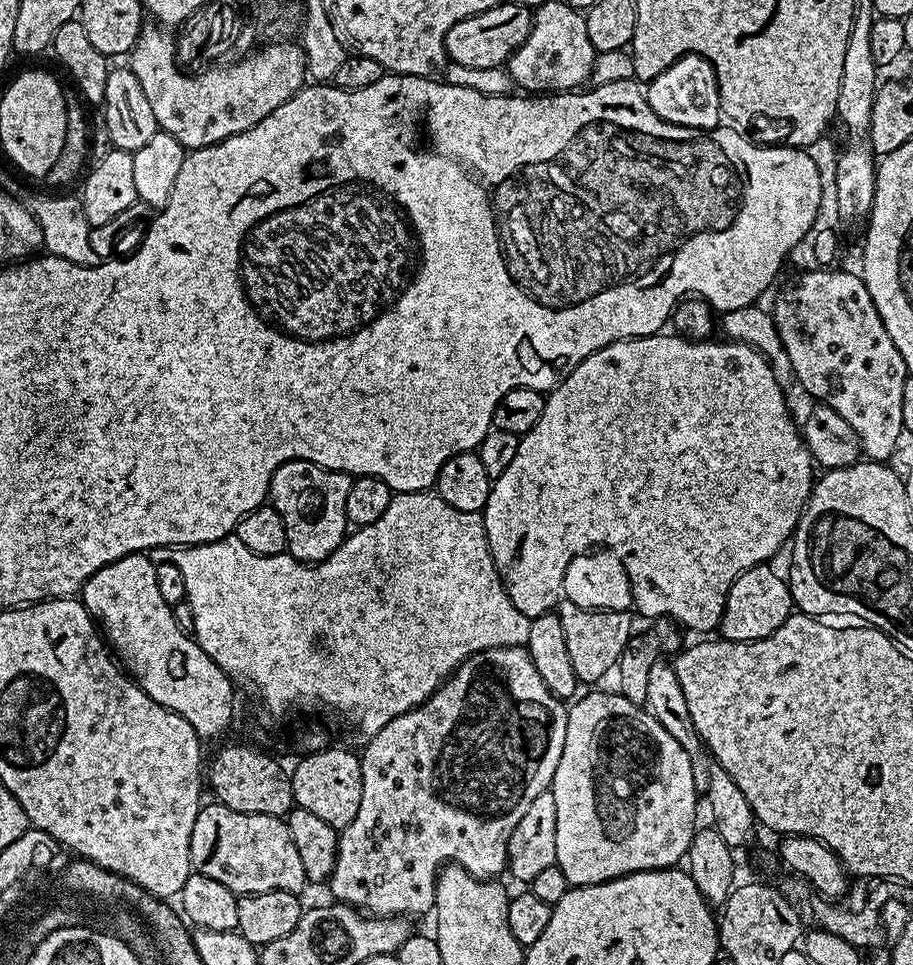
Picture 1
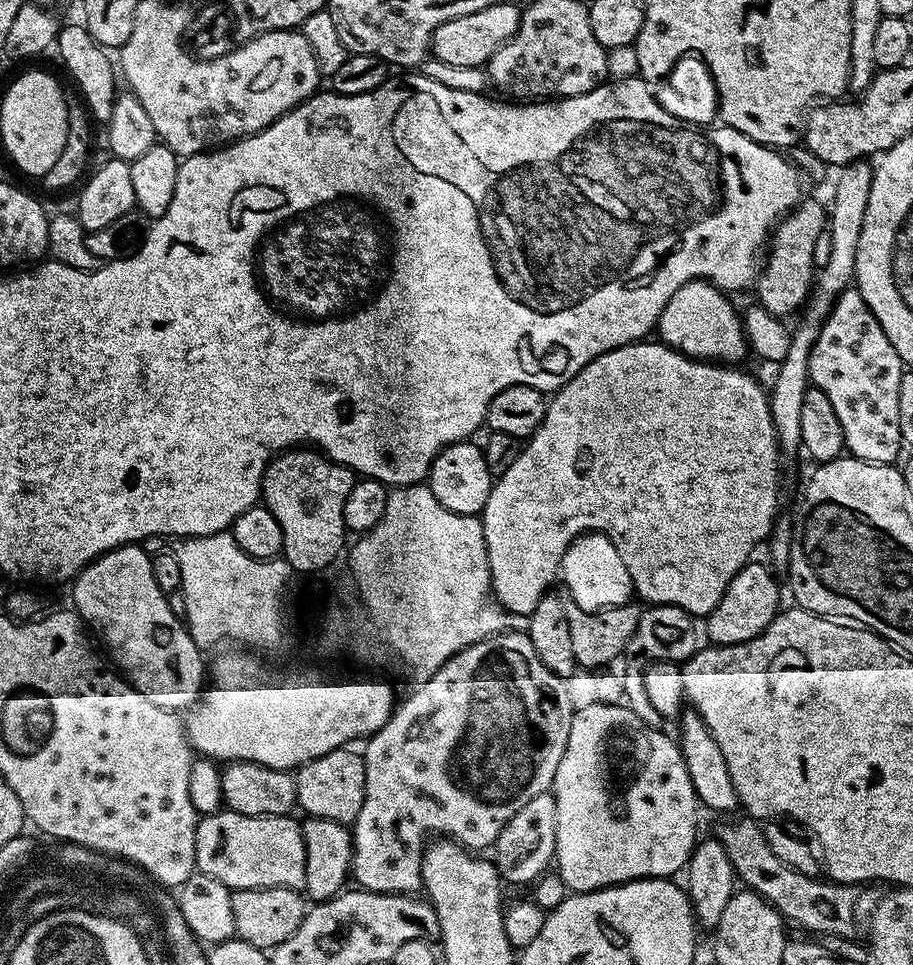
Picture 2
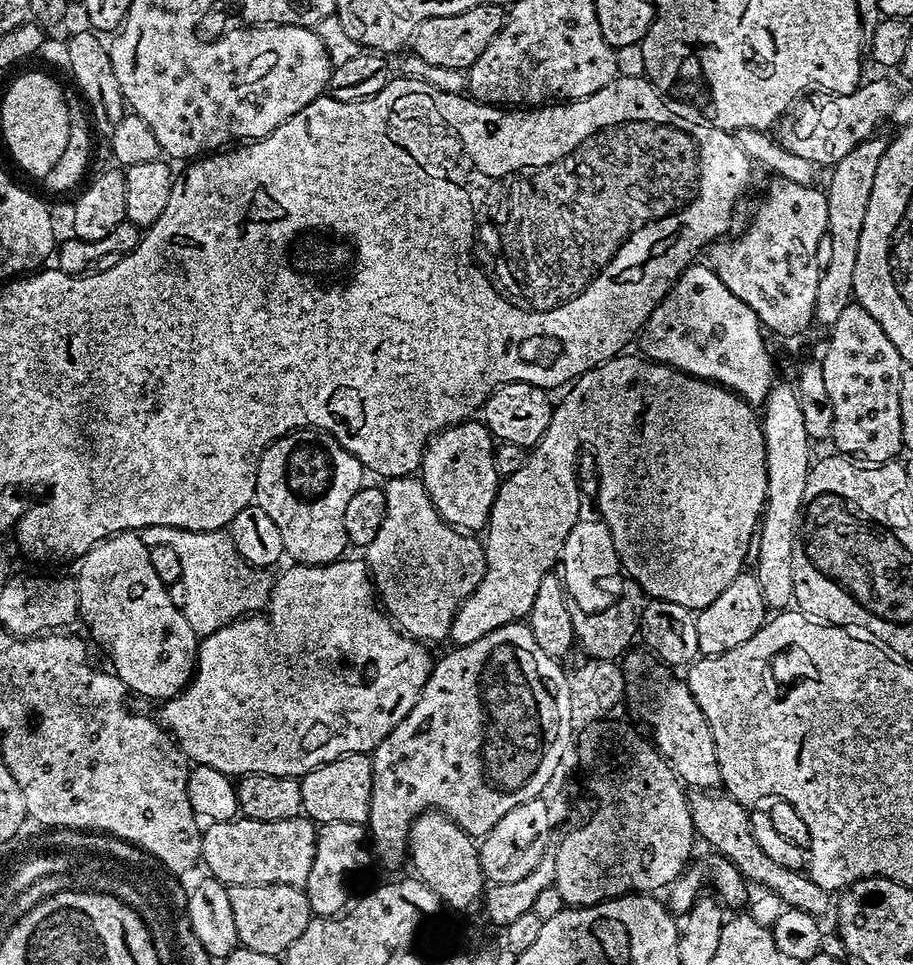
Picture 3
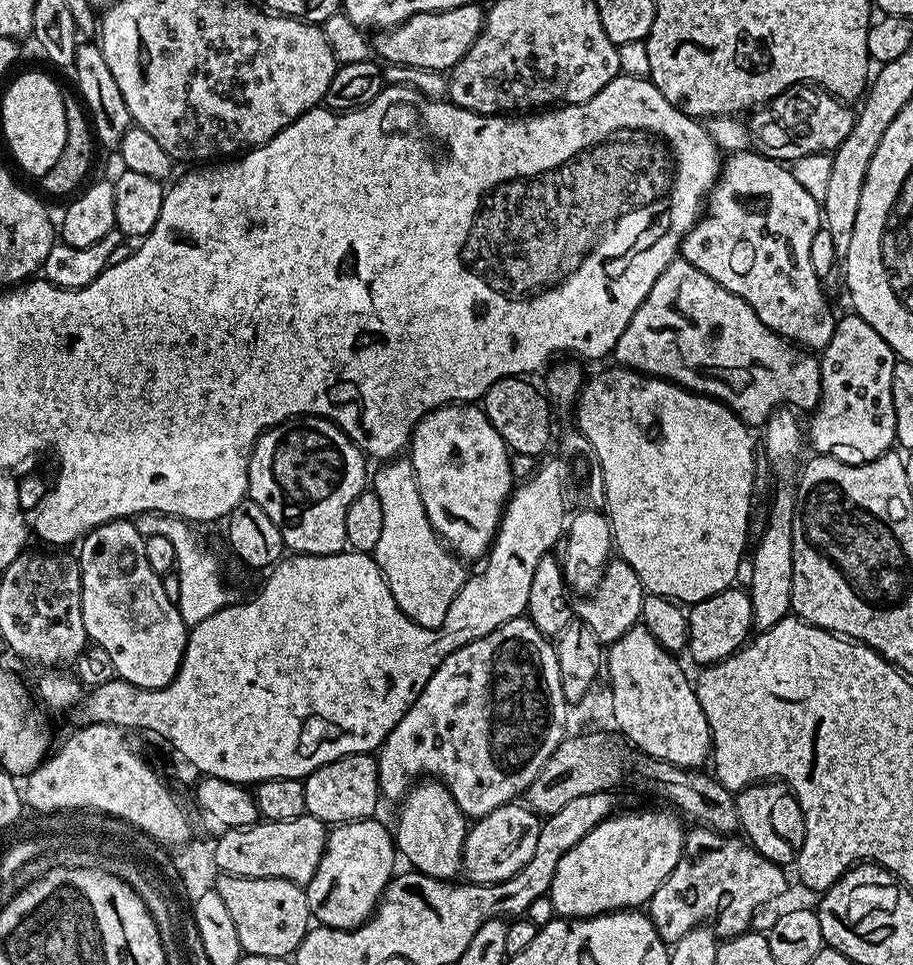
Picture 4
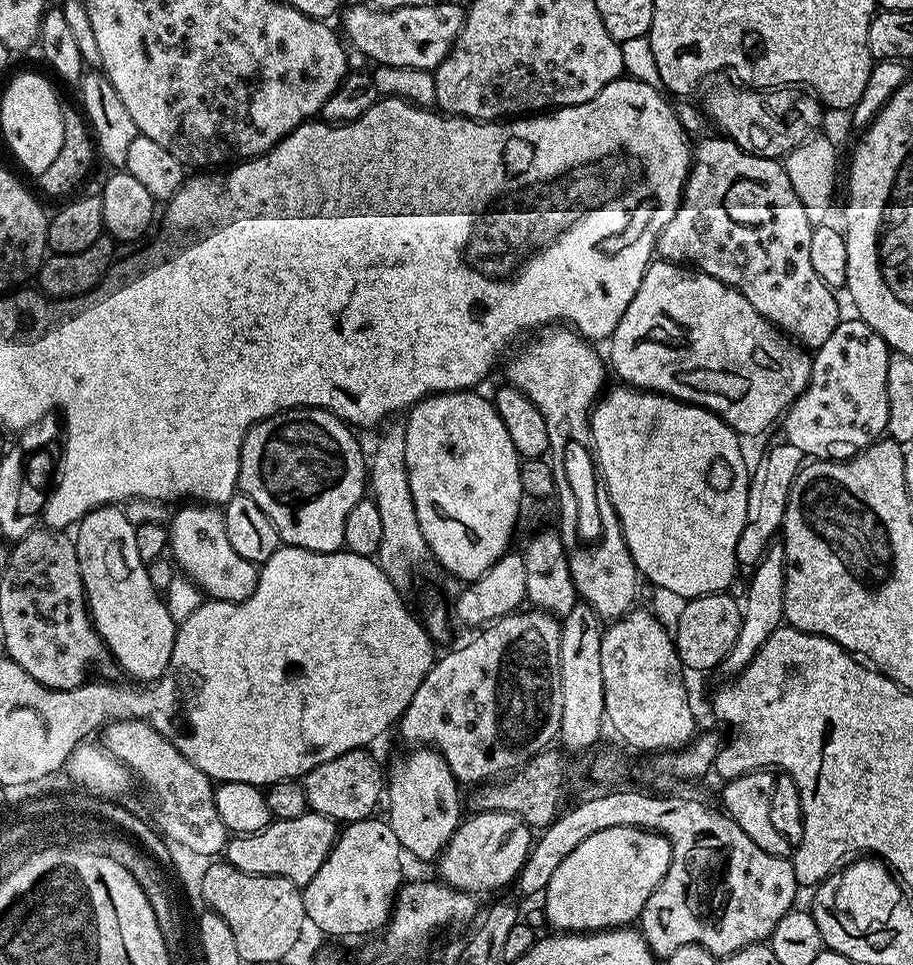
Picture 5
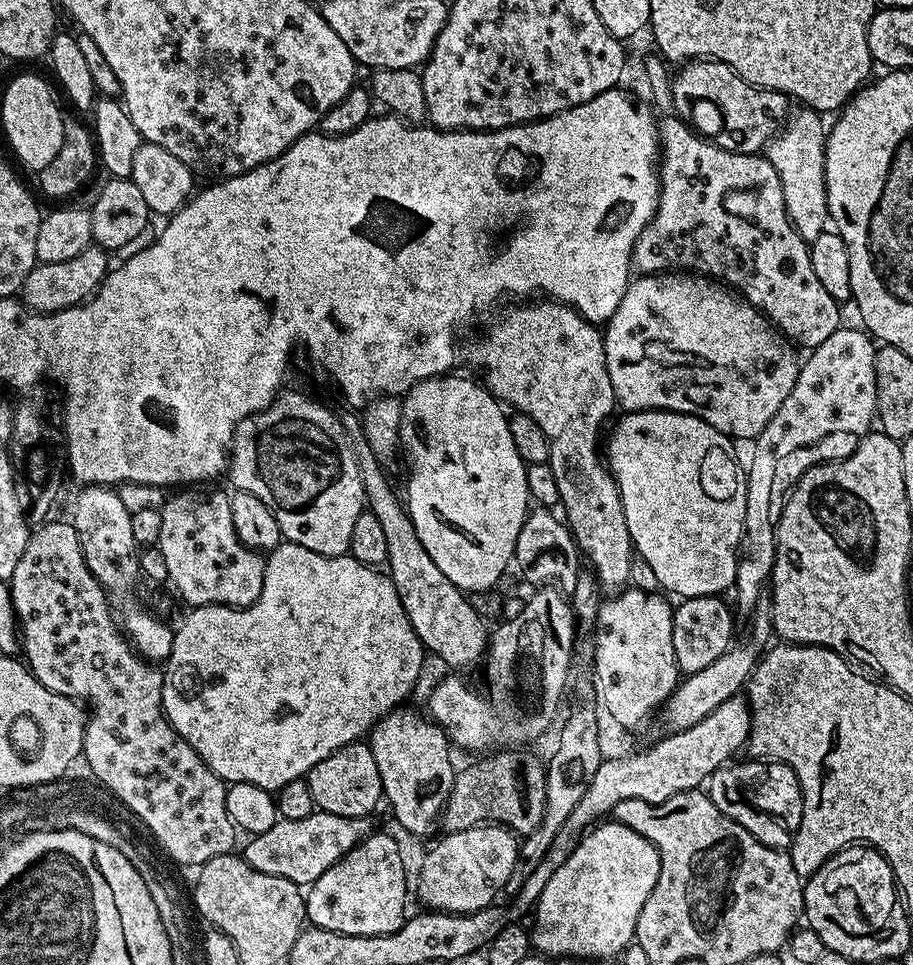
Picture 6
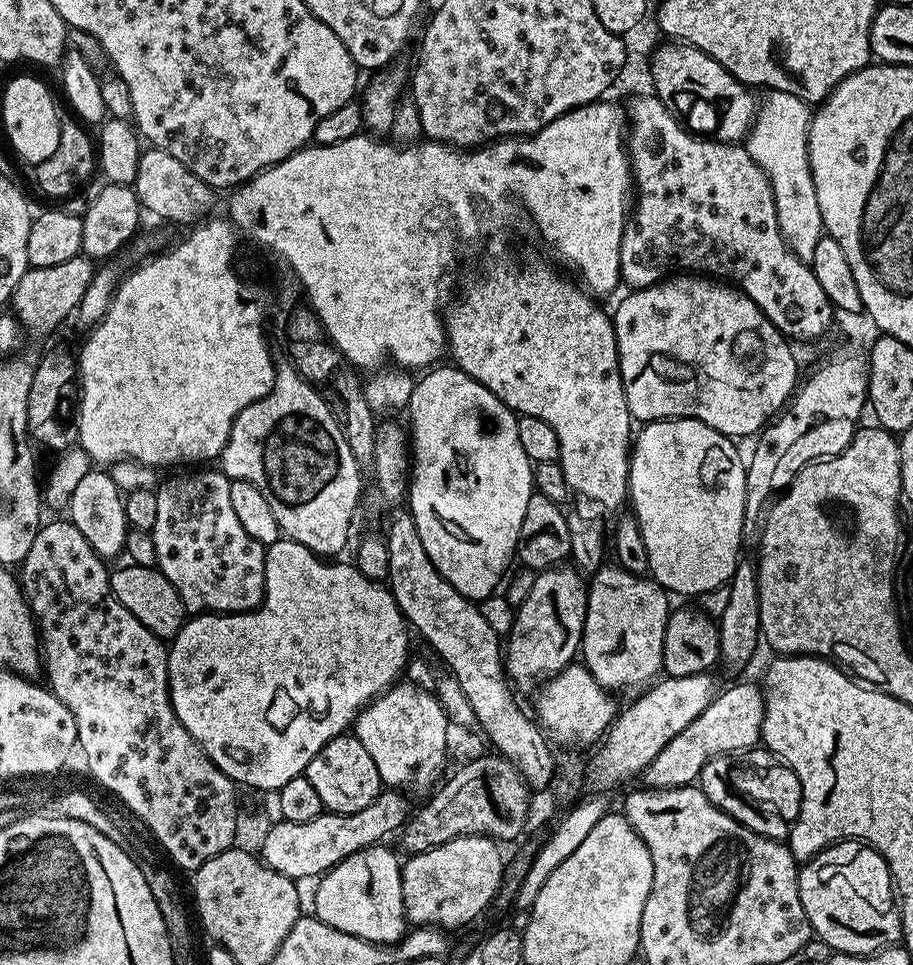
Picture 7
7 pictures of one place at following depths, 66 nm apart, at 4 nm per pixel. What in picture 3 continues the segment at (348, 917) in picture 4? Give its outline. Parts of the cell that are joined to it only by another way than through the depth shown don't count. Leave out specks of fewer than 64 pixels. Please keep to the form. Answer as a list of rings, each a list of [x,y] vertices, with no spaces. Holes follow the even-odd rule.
[[[330,822],[316,829],[314,866],[310,866],[310,878],[306,885],[308,901],[316,916],[335,916],[344,911],[349,903],[348,891],[370,860],[370,837],[365,825],[354,822]]]

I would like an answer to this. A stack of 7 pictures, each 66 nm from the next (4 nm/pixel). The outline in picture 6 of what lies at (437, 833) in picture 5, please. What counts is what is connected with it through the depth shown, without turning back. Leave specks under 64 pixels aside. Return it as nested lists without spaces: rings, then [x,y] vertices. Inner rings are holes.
[[[401,706],[387,712],[372,728],[370,747],[374,754],[374,762],[378,762],[378,774],[384,787],[383,799],[388,800],[392,807],[392,816],[412,836],[428,836],[435,828],[448,803],[448,795],[456,780],[457,769],[452,768],[452,756],[448,753],[450,741],[448,735],[439,724],[433,722],[427,715],[415,712],[409,706]]]

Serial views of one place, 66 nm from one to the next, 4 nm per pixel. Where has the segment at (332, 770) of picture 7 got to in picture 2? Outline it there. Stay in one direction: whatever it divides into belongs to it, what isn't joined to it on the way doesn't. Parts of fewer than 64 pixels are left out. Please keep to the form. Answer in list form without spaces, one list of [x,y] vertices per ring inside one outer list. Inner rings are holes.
[[[345,746],[330,750],[330,754],[322,754],[322,758],[314,758],[295,769],[299,811],[308,812],[304,814],[318,820],[333,820],[345,826],[355,824],[358,810],[362,810],[362,802],[366,798],[366,766],[363,755],[354,749]]]

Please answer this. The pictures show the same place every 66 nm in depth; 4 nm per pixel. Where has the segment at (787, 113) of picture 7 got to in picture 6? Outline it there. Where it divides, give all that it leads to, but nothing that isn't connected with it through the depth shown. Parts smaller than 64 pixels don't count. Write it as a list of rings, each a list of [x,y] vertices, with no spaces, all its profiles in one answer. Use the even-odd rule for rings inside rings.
[[[804,106],[801,112],[793,111],[787,117],[780,131],[772,137],[766,149],[766,159],[778,170],[778,178],[782,182],[782,198],[786,202],[786,214],[790,222],[798,230],[803,240],[811,242],[818,234],[826,231],[830,224],[828,203],[826,202],[826,182],[824,181],[824,142],[826,139],[826,124],[823,124],[821,113],[813,112]]]

